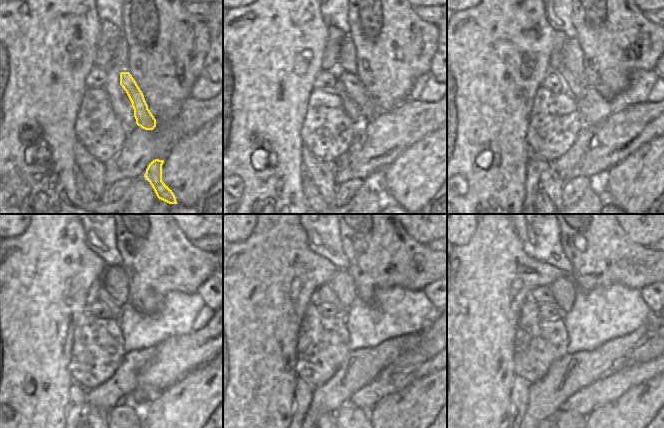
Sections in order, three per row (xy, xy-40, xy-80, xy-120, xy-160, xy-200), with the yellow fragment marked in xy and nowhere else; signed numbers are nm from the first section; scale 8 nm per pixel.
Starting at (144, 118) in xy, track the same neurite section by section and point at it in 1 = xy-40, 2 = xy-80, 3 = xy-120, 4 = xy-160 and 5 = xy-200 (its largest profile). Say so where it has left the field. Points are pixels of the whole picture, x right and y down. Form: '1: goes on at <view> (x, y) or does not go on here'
1: goes on at xy-40 (352, 84)
2: goes on at xy-80 (571, 84)
3: goes on at xy-120 (97, 291)
4: goes on at xy-160 (324, 293)
5: goes on at xy-200 (542, 294)

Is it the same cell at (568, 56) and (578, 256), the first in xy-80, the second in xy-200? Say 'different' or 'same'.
different

